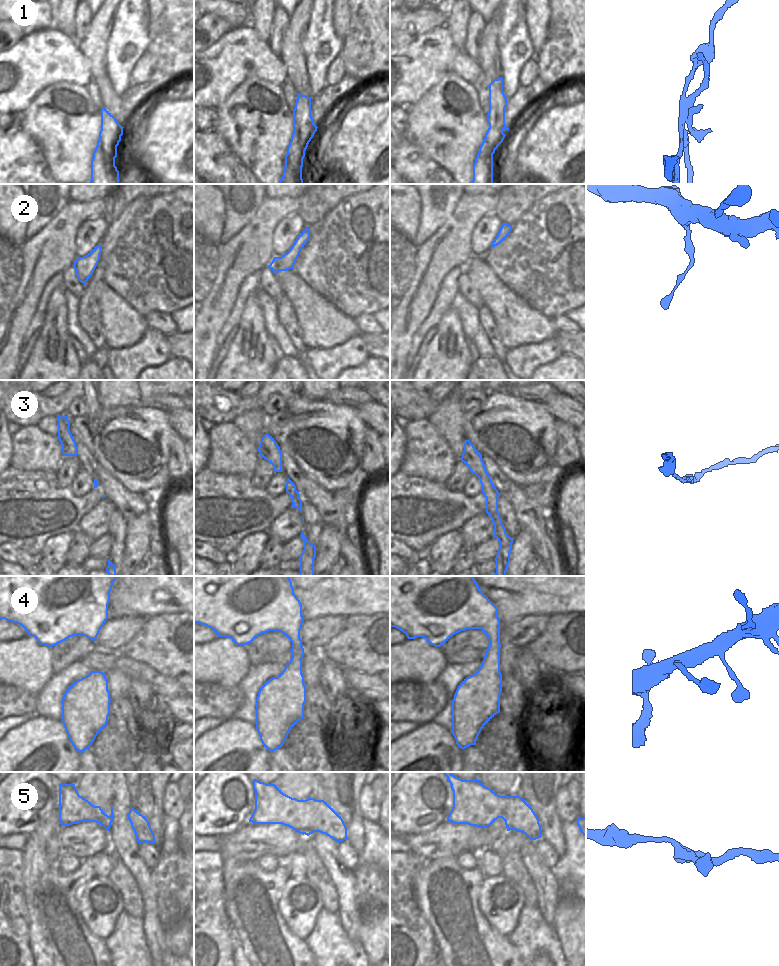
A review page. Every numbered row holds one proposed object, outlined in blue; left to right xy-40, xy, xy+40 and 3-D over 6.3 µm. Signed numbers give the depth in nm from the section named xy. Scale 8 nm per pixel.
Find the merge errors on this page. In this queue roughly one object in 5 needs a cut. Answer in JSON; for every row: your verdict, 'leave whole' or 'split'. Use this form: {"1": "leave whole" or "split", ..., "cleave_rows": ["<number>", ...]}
{"1": "split", "2": "leave whole", "3": "leave whole", "4": "leave whole", "5": "leave whole", "cleave_rows": ["1"]}

